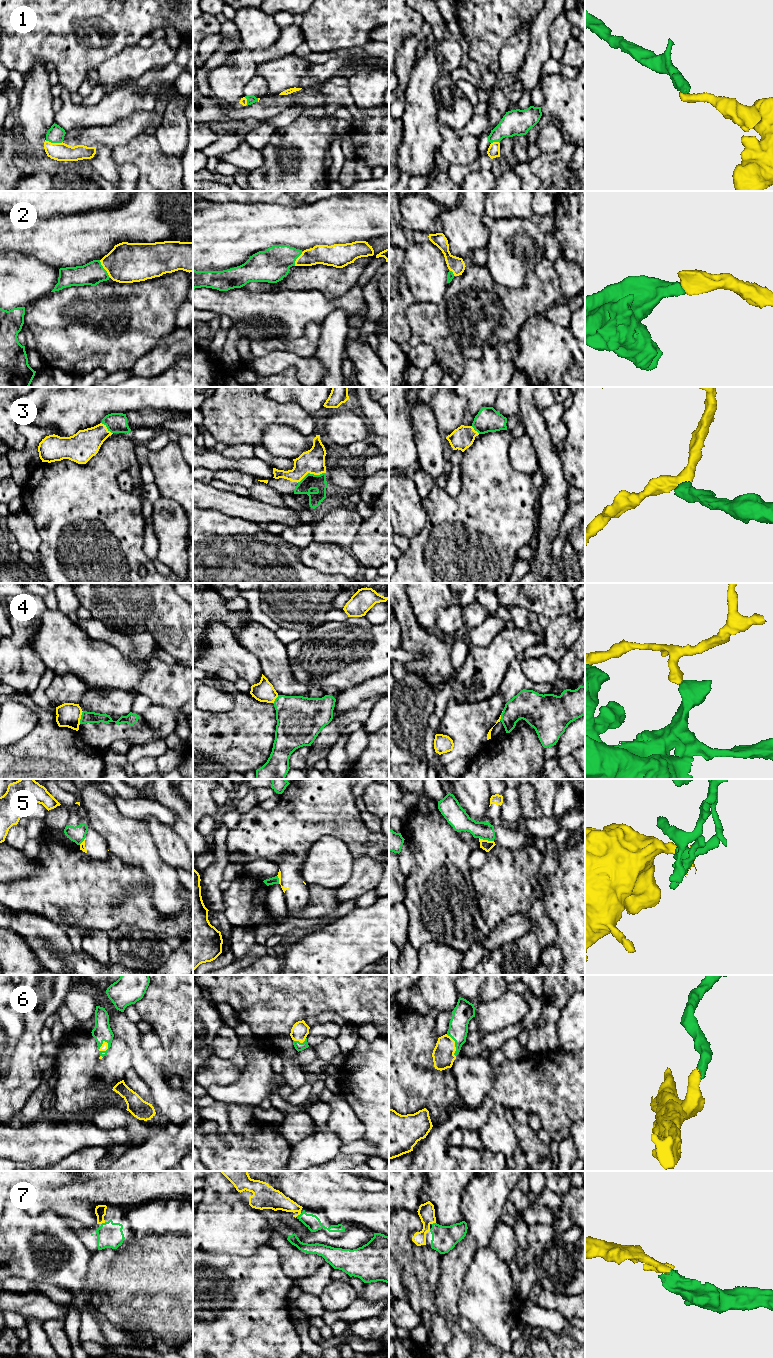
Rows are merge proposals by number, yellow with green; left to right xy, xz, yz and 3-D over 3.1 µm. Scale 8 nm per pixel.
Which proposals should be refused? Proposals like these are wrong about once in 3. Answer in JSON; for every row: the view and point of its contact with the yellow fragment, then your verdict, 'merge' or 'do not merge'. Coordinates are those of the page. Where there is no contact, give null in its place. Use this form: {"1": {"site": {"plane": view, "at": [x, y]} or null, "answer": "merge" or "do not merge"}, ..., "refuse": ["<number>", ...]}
{"1": {"site": {"plane": "xy", "at": [54, 143]}, "answer": "do not merge"}, "2": {"site": {"plane": "xy", "at": [104, 268]}, "answer": "merge"}, "3": {"site": {"plane": "xz", "at": [310, 473]}, "answer": "merge"}, "4": {"site": {"plane": "xy", "at": [80, 717]}, "answer": "do not merge"}, "5": {"site": {"plane": "yz", "at": [486, 840]}, "answer": "do not merge"}, "6": {"site": {"plane": "xy", "at": [102, 1045]}, "answer": "merge"}, "7": {"site": {"plane": "xz", "at": [298, 1214]}, "answer": "merge"}, "refuse": ["1", "4", "5"]}

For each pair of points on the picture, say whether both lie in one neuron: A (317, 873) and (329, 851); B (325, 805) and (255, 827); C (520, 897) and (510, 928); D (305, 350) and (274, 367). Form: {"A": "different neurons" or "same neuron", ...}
{"A": "same neuron", "B": "same neuron", "C": "different neurons", "D": "different neurons"}

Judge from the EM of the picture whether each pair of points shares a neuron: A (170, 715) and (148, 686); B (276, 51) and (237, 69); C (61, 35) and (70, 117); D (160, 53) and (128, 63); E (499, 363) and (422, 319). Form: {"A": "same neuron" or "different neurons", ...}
{"A": "different neurons", "B": "same neuron", "C": "different neurons", "D": "same neuron", "E": "different neurons"}

